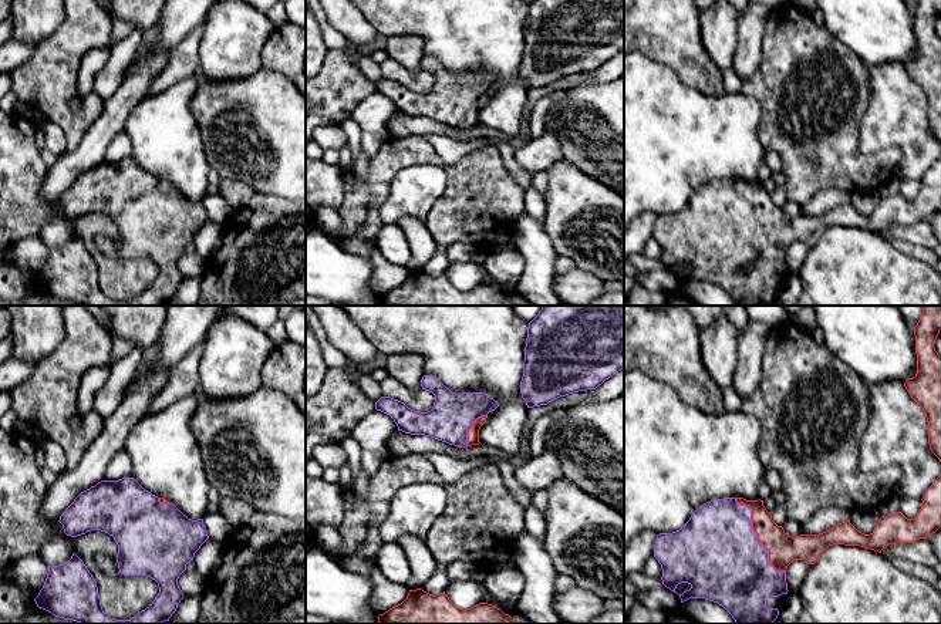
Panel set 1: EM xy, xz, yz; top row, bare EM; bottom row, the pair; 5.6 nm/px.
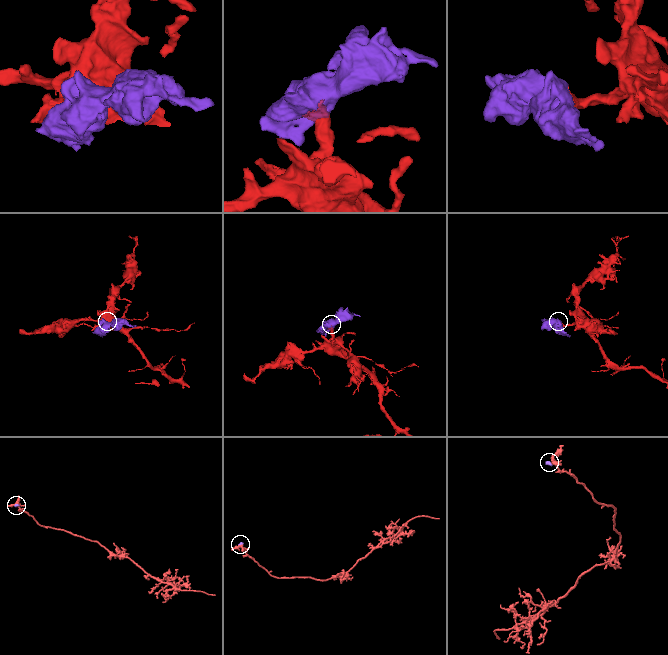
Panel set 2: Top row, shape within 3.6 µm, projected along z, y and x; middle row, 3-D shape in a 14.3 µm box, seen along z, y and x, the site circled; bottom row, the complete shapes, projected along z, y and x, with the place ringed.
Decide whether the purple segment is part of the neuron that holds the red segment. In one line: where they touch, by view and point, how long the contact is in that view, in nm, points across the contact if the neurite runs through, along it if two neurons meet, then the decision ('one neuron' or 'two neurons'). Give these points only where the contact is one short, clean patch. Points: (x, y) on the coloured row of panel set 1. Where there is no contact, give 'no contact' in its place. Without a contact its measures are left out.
contact yz (758, 535); length 500 nm; one neuron

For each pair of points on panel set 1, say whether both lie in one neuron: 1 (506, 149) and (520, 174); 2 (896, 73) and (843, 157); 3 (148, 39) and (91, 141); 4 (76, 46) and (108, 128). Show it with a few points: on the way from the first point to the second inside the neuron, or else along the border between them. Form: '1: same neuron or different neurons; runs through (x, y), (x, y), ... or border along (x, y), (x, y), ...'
1: same neuron; runs through (508, 155), (515, 168)
2: different neurons; border along (869, 97), (859, 138), (859, 149), (863, 154)
3: same neuron; runs through (148, 64), (134, 88), (115, 108), (114, 115)
4: different neurons; border along (103, 101), (98, 118), (81, 140)

